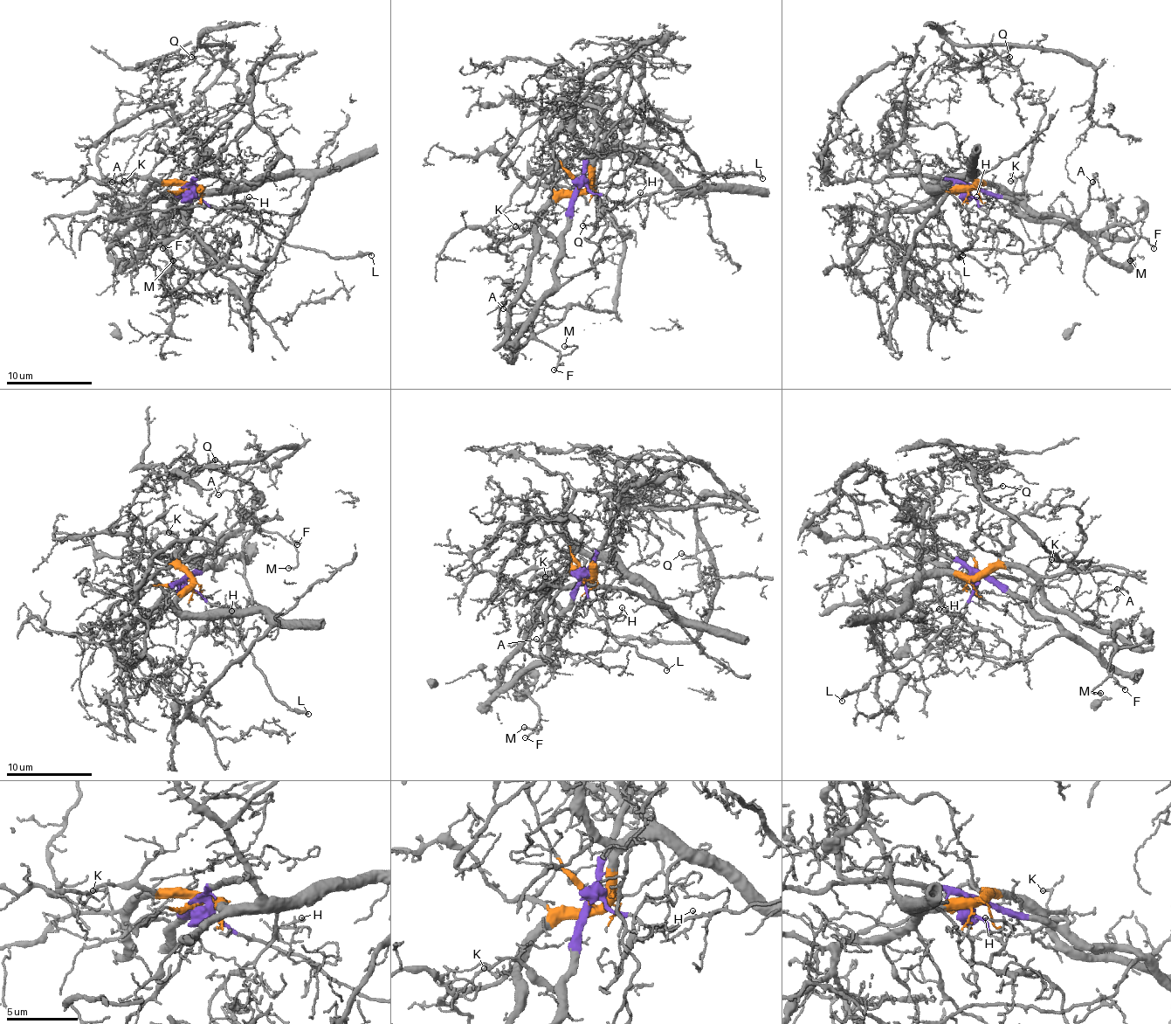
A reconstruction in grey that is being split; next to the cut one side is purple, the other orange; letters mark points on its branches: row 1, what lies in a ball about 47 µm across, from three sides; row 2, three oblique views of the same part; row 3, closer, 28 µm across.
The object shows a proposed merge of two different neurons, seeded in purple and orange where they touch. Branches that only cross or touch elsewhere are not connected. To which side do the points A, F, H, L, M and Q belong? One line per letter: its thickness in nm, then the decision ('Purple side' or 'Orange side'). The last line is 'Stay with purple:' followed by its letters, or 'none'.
A: Thickness 120 nm. Orange side
F: Thickness 130 nm. Purple side
H: Thickness 90 nm. Purple side
L: Thickness 200 nm. Purple side
M: Thickness 130 nm. Purple side
Q: Thickness 110 nm. Orange side
Stay with purple: F, H, L, M

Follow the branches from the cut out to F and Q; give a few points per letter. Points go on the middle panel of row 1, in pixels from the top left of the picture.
F: (577, 187), (557, 253), (555, 288), (532, 325), (538, 340), (560, 353), (554, 370)
Q: (577, 187), (613, 140), (588, 121), (564, 121), (549, 155), (589, 172), (602, 215), (583, 225)

